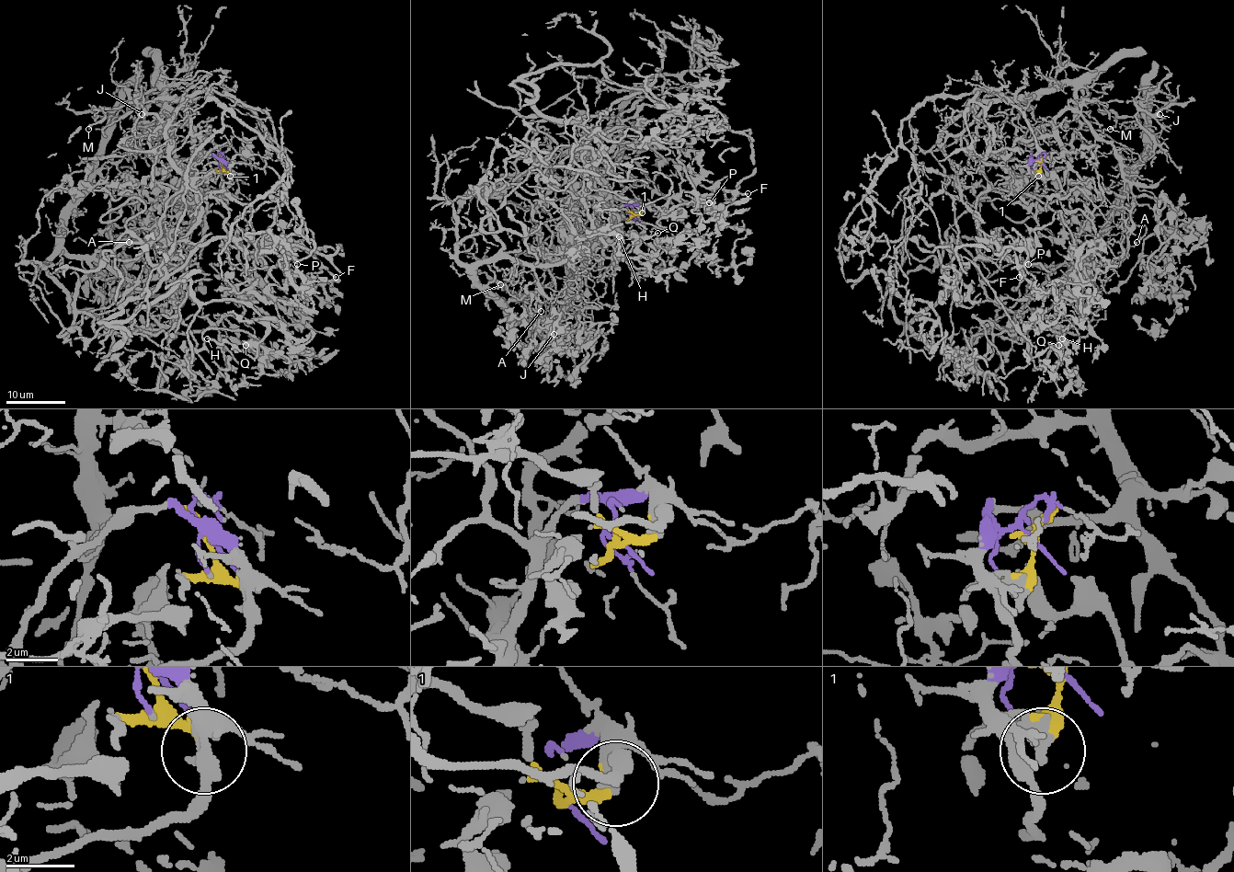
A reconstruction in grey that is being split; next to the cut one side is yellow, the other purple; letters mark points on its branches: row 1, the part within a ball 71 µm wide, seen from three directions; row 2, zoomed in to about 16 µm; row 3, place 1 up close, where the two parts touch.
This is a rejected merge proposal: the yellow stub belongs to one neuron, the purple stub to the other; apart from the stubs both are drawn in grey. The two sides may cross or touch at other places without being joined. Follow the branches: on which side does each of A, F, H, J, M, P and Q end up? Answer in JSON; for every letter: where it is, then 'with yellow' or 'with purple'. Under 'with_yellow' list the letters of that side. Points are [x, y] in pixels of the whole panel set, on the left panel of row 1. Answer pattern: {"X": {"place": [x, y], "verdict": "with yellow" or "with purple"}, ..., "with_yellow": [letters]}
{"A": {"place": [129, 242], "verdict": "with purple"}, "F": {"place": [336, 277], "verdict": "with yellow"}, "H": {"place": [207, 338], "verdict": "with yellow"}, "J": {"place": [142, 114], "verdict": "with purple"}, "M": {"place": [88, 129], "verdict": "with purple"}, "P": {"place": [297, 264], "verdict": "with yellow"}, "Q": {"place": [245, 345], "verdict": "with yellow"}, "with_yellow": ["F", "H", "P", "Q"]}

